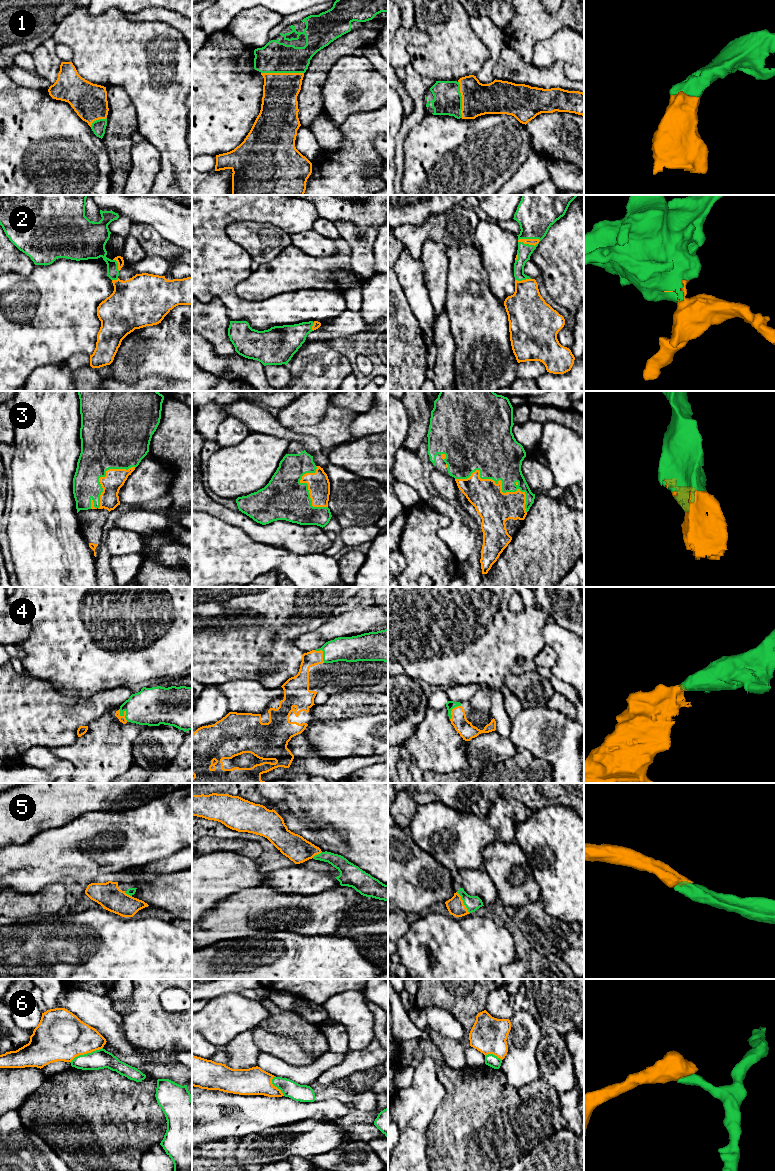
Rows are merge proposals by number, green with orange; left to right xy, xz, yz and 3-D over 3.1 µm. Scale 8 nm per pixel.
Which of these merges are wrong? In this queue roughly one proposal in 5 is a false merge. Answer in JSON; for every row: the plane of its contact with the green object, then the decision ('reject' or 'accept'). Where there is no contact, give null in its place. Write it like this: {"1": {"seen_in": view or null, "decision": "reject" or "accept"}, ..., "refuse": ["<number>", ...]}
{"1": {"seen_in": "xz", "decision": "accept"}, "2": {"seen_in": "yz", "decision": "accept"}, "3": {"seen_in": "yz", "decision": "accept"}, "4": {"seen_in": "xy", "decision": "accept"}, "5": {"seen_in": "yz", "decision": "accept"}, "6": {"seen_in": "xy", "decision": "reject"}, "refuse": ["6"]}

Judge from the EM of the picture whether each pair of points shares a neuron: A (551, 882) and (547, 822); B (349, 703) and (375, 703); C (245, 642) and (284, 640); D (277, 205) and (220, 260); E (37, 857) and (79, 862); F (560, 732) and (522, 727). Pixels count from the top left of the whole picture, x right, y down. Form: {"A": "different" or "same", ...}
{"A": "same", "B": "same", "C": "same", "D": "same", "E": "same", "F": "same"}

